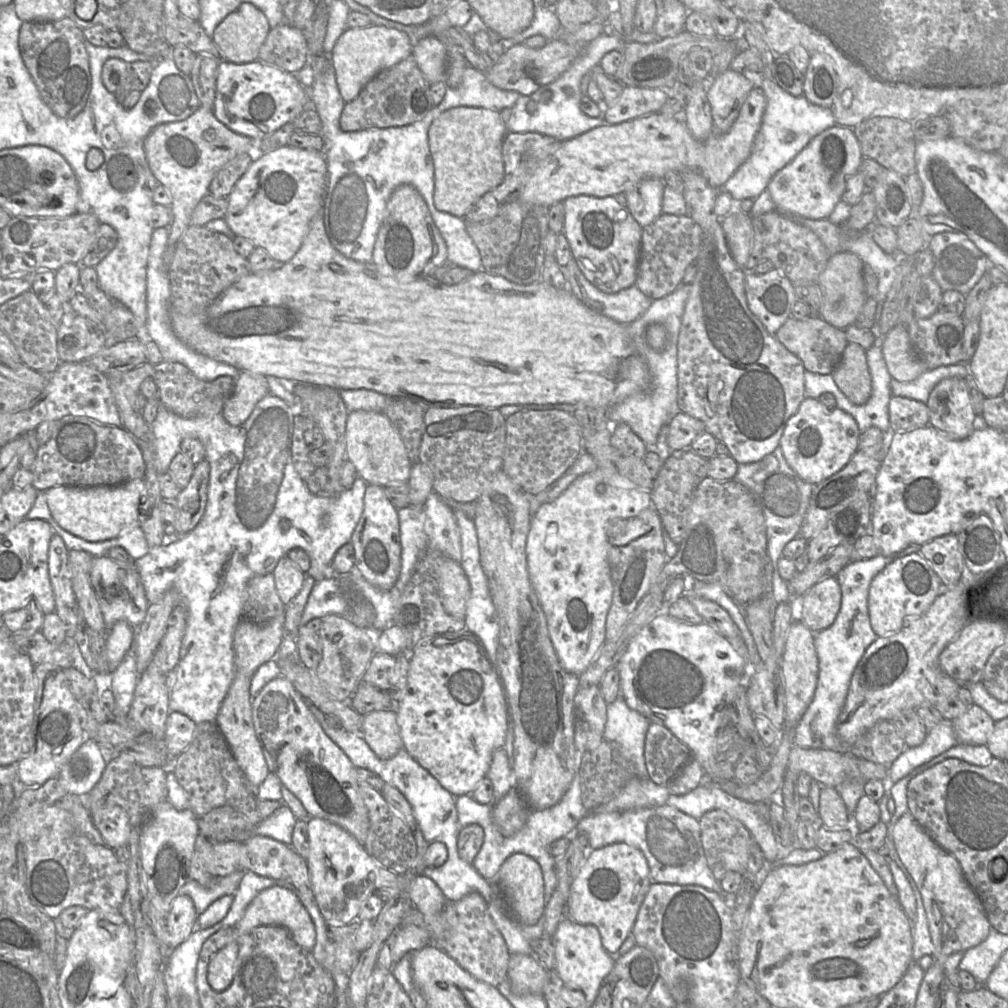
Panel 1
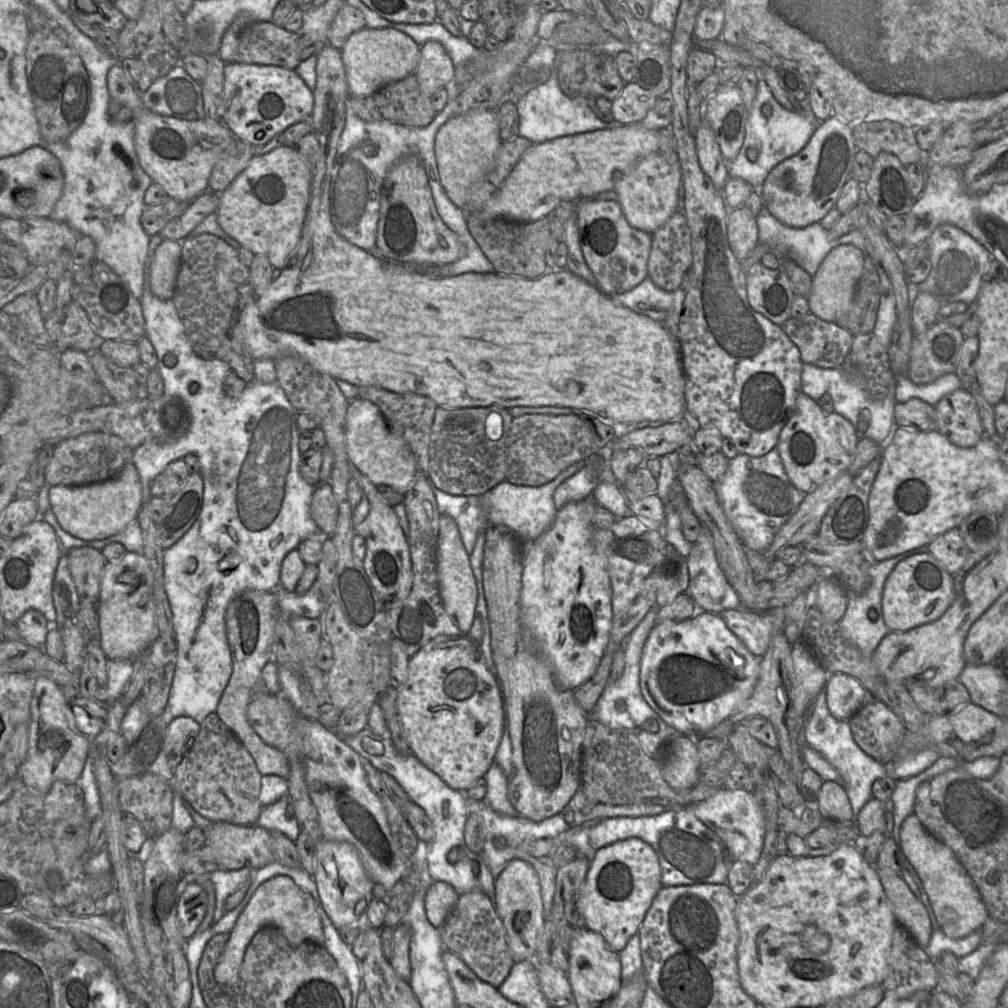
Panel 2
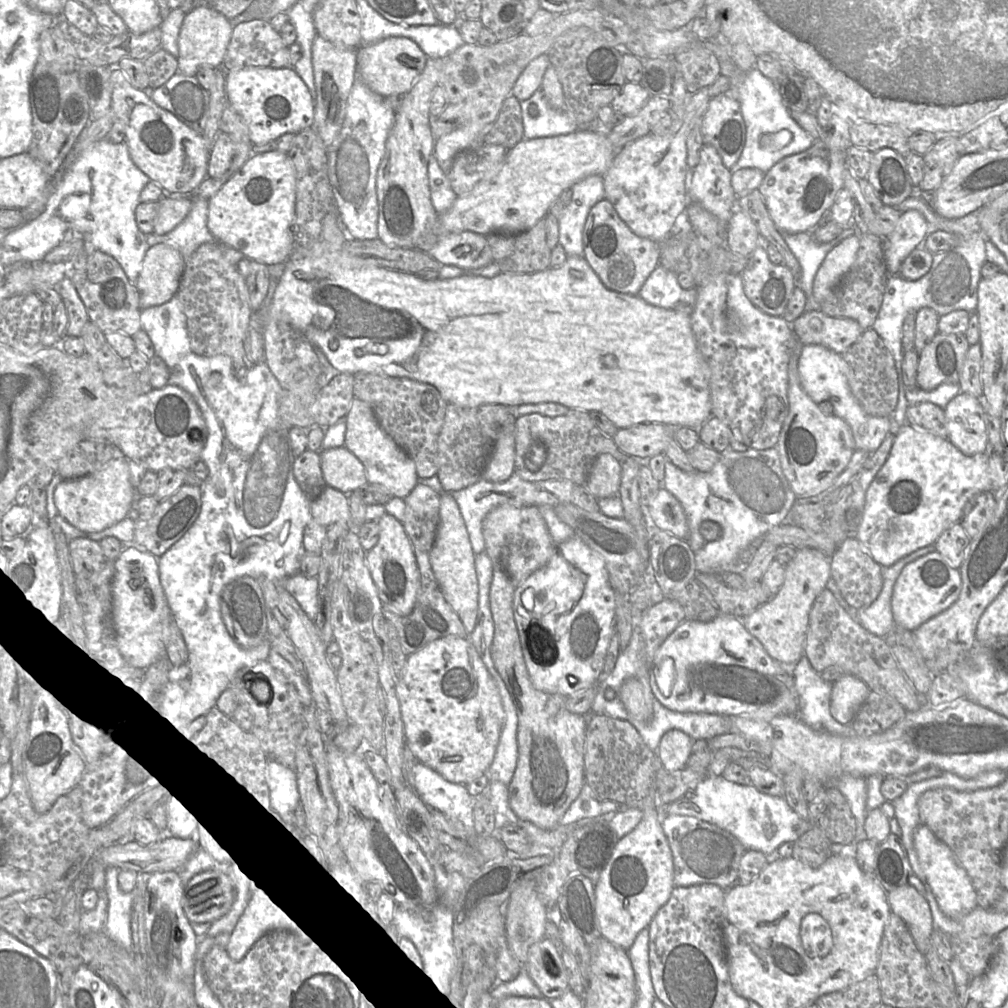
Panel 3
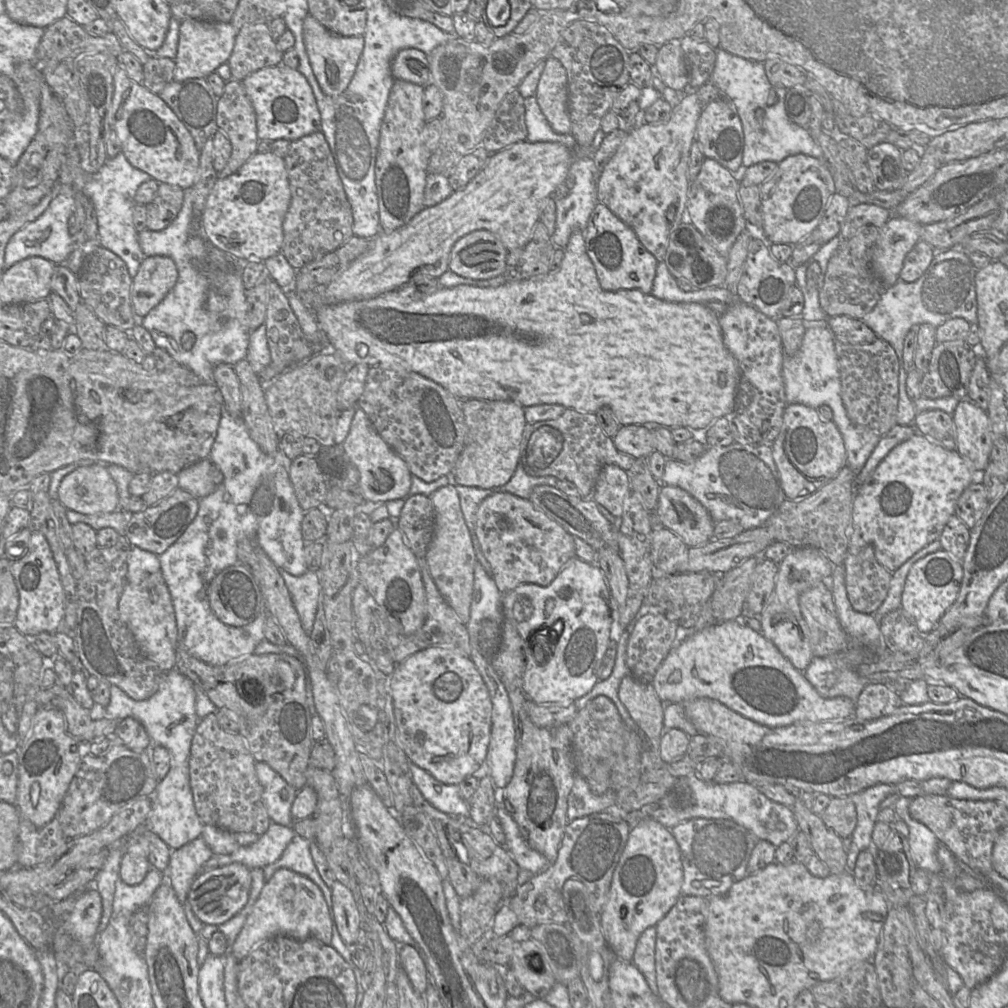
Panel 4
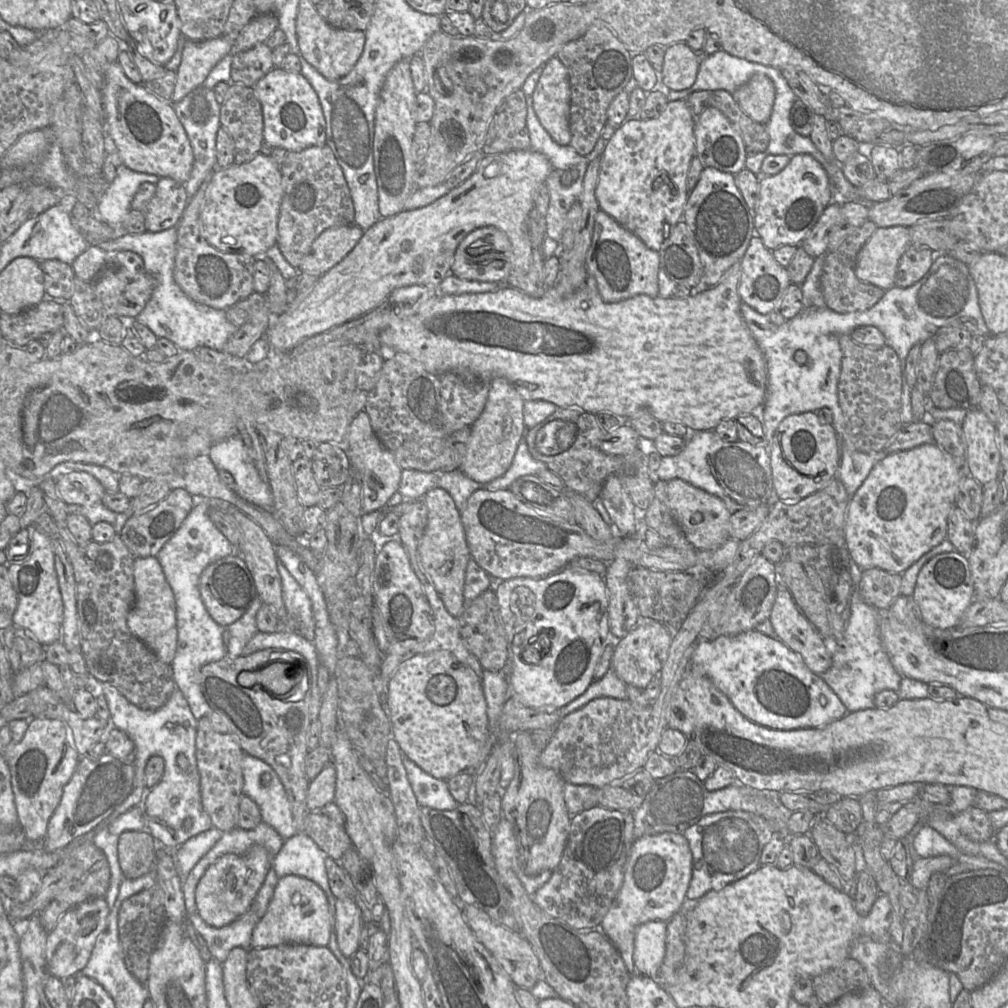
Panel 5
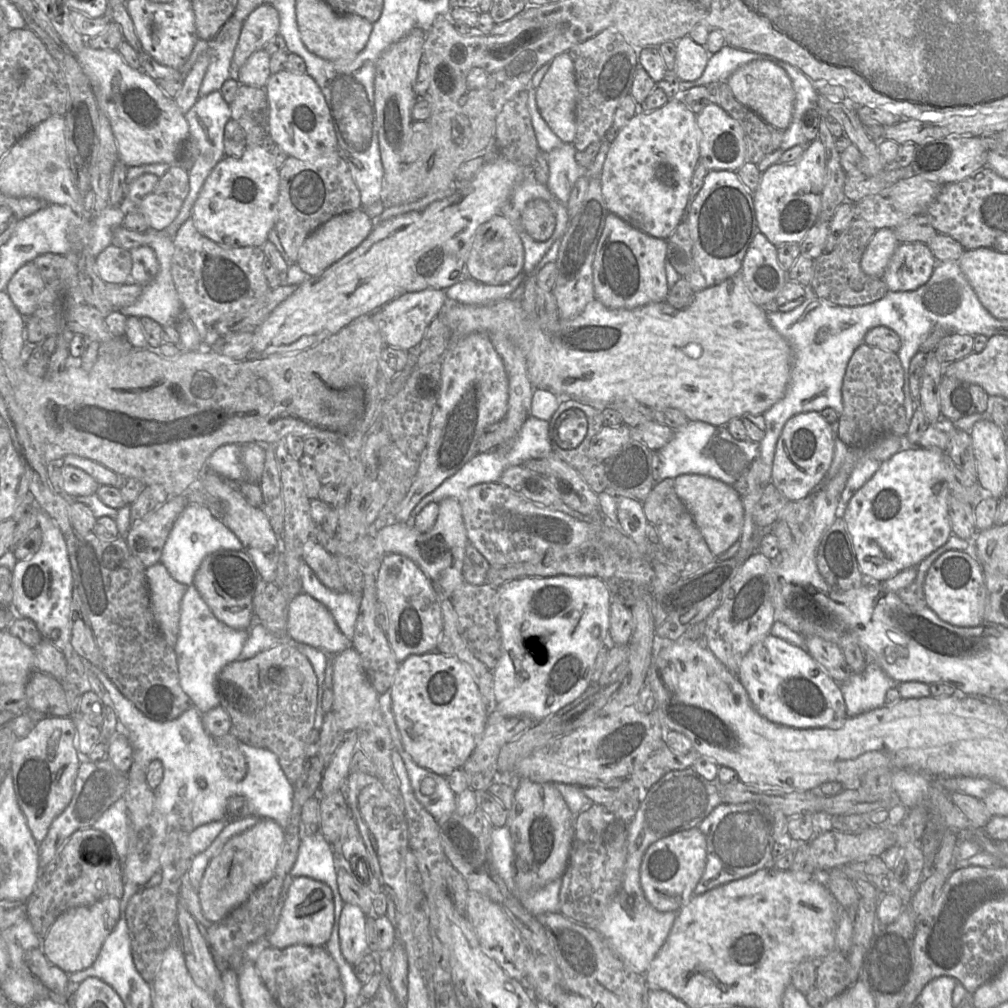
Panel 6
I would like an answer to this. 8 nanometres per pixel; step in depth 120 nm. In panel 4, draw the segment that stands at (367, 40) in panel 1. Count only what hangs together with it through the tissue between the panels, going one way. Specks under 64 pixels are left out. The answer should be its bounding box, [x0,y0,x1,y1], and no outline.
[391,48,430,86]

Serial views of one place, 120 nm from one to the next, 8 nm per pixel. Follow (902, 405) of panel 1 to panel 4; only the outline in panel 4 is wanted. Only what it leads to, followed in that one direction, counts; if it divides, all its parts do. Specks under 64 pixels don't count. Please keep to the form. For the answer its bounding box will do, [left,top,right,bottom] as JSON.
[913,410,957,451]

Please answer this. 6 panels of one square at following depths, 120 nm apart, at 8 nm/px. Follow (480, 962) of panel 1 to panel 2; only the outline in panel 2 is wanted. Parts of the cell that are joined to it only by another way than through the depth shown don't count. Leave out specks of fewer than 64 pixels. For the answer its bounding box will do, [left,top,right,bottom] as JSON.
[439,889,515,989]

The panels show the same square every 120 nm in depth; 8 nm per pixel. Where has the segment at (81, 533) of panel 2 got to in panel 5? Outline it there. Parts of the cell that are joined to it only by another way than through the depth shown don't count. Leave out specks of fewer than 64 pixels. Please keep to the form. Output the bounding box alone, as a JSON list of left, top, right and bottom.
[56,471,106,506]

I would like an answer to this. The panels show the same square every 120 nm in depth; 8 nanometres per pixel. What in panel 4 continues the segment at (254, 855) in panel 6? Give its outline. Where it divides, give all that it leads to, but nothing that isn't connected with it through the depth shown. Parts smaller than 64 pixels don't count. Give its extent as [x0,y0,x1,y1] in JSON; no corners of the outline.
[187,863,251,925]

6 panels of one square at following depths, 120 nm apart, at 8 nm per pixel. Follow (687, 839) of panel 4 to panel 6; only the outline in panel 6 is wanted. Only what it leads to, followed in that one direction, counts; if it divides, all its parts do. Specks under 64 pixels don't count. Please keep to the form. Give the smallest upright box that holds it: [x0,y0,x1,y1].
[693,802,788,895]

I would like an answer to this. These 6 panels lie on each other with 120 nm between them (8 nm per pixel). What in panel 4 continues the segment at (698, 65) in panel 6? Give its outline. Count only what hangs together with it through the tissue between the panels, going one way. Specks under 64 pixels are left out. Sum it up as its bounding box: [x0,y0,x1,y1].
[655,41,688,91]

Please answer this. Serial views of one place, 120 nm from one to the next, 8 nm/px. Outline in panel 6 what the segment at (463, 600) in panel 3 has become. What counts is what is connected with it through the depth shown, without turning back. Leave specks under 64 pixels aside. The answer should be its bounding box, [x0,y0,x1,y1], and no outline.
[374,498,468,599]

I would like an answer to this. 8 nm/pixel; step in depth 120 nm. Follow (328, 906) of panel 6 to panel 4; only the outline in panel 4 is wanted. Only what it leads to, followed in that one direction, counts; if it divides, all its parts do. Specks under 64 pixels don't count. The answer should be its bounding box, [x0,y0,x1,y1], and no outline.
[229,868,332,961]

